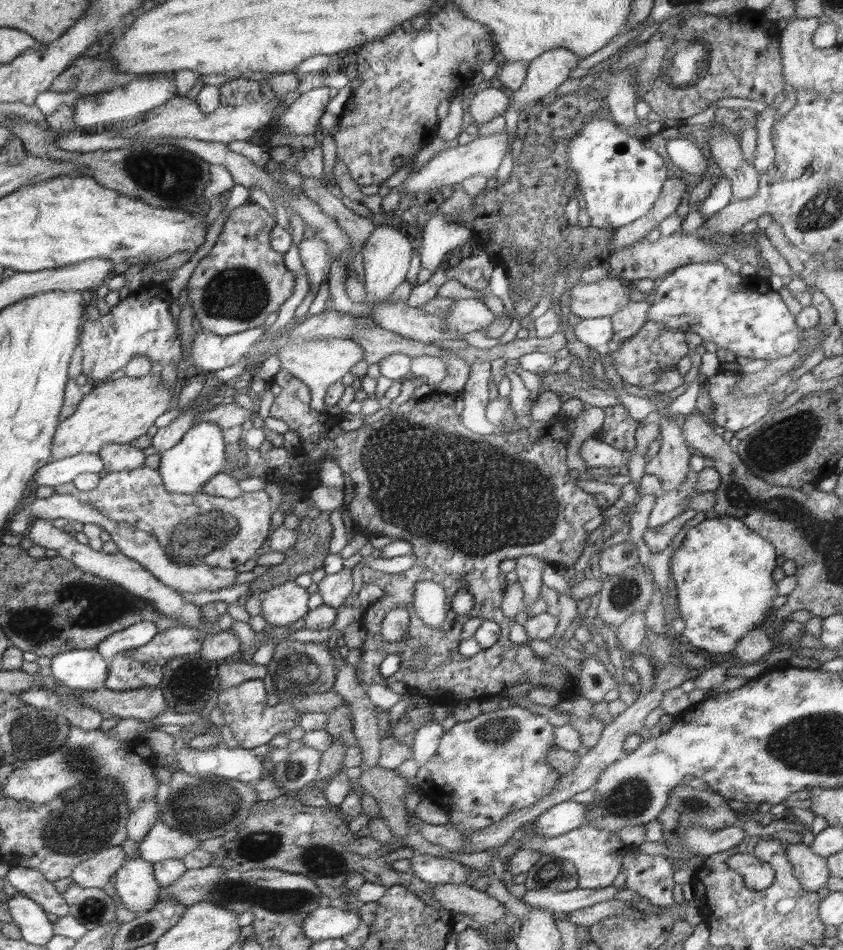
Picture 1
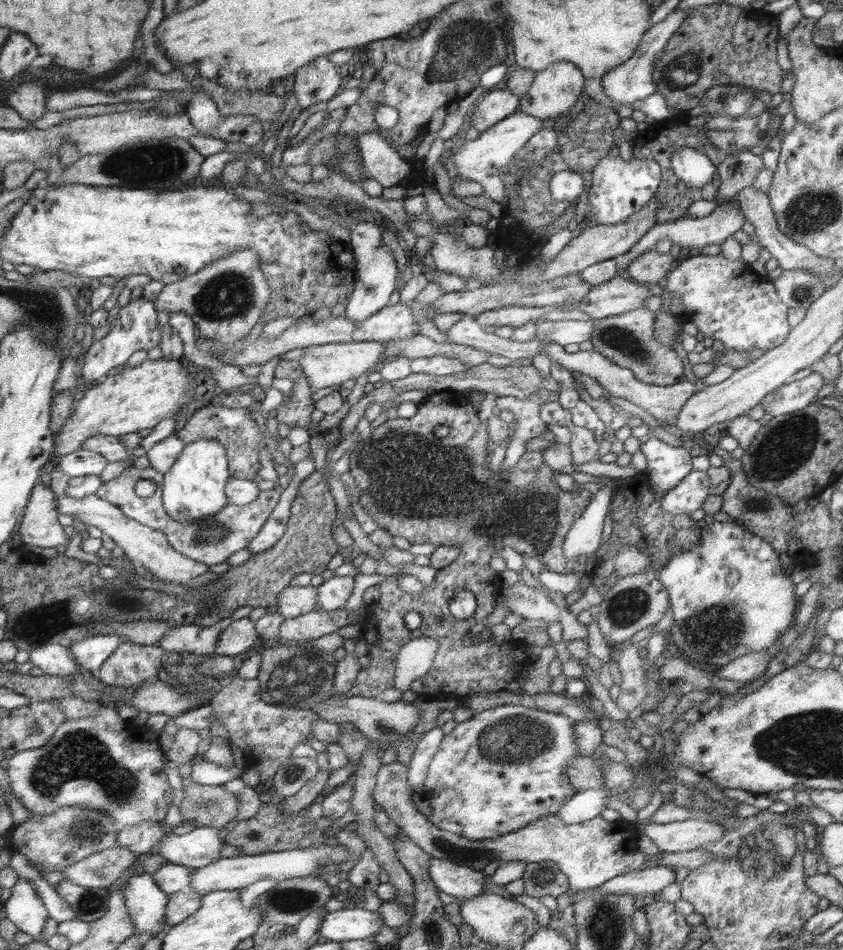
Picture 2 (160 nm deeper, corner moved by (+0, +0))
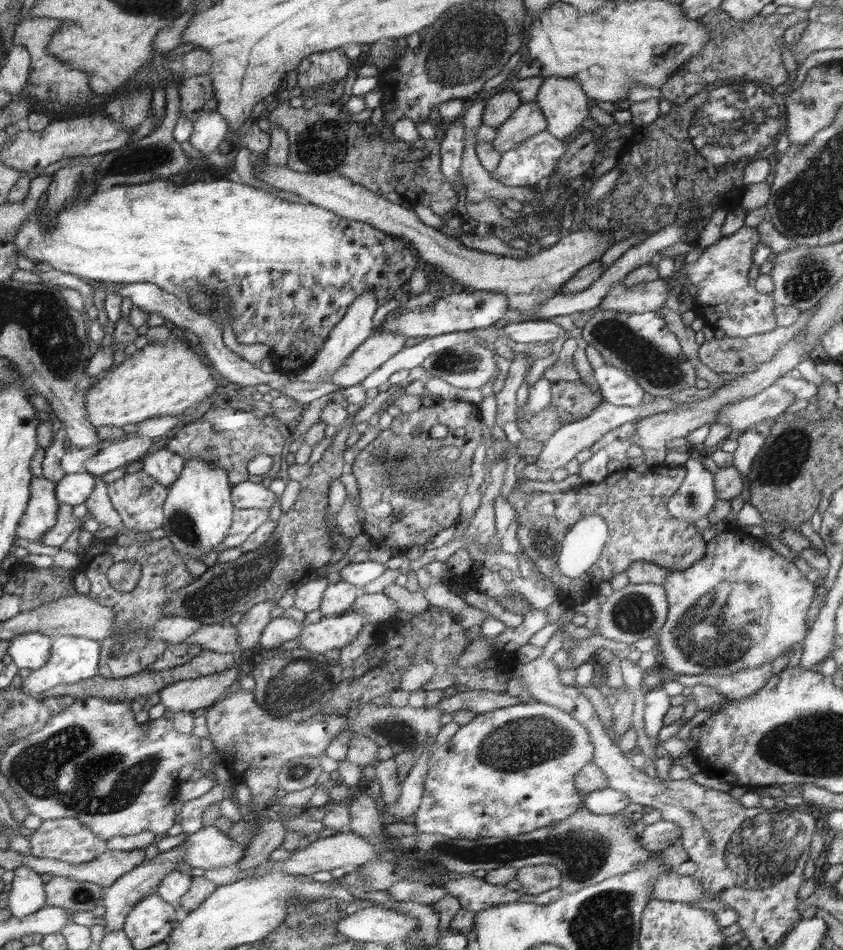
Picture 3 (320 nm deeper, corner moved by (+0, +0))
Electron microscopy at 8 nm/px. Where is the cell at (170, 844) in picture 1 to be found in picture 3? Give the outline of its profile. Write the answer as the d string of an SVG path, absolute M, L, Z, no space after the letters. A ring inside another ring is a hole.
M203 826L197 832L189 834L182 846L185 848L183 860L195 872L237 864L245 855L246 847L215 826Z

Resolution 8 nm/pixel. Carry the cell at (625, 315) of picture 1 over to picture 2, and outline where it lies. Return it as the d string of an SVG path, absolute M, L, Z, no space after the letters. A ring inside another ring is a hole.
M646 307L596 319L589 340L594 349L614 364L632 370L642 382L654 386L672 386L685 379L684 362L672 347L667 347L655 337L654 319L655 313Z

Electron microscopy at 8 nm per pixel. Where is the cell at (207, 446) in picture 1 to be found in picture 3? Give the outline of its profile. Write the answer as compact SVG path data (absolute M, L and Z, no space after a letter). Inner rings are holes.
M191 458L185 461L179 479L167 488L168 498L164 505L162 528L173 548L200 561L206 553L214 551L229 535L232 529L234 483L229 480L225 467L217 466L206 458Z

